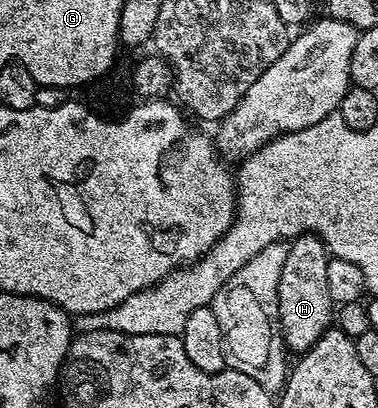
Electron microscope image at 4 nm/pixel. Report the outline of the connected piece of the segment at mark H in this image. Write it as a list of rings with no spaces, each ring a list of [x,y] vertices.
[[[299,236],[290,243],[287,259],[278,267],[277,326],[278,329],[279,326],[283,329],[284,339],[282,338],[282,341],[292,351],[306,352],[310,350],[317,339],[326,334],[332,325],[333,303],[327,287],[328,257],[329,251],[324,246],[322,238]]]

